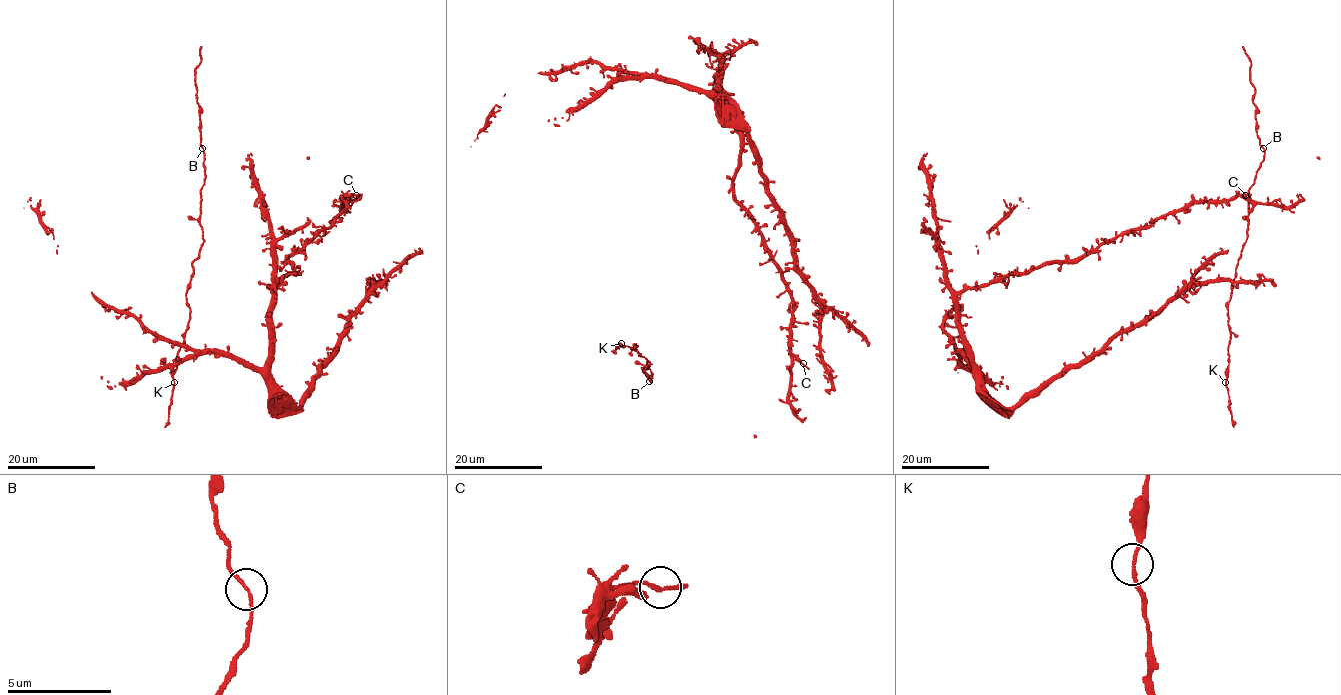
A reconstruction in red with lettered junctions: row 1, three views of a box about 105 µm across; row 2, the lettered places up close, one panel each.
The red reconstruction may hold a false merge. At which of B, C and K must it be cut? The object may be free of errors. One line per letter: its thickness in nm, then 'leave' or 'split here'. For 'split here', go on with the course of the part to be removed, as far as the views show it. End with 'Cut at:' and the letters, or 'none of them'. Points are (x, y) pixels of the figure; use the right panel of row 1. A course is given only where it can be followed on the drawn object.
B: calibre 130 nm; leave
C: calibre 150 nm; leave
K: calibre 160 nm; leave
Cut at: none of them

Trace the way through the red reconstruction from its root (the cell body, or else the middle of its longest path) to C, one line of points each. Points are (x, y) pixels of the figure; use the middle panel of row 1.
C: (765, 238), (770, 259), (783, 277), (791, 295), (790, 352), (803, 363)

